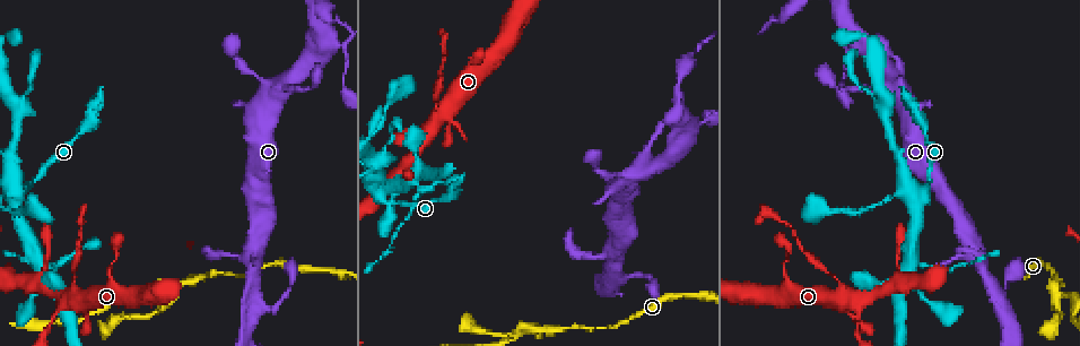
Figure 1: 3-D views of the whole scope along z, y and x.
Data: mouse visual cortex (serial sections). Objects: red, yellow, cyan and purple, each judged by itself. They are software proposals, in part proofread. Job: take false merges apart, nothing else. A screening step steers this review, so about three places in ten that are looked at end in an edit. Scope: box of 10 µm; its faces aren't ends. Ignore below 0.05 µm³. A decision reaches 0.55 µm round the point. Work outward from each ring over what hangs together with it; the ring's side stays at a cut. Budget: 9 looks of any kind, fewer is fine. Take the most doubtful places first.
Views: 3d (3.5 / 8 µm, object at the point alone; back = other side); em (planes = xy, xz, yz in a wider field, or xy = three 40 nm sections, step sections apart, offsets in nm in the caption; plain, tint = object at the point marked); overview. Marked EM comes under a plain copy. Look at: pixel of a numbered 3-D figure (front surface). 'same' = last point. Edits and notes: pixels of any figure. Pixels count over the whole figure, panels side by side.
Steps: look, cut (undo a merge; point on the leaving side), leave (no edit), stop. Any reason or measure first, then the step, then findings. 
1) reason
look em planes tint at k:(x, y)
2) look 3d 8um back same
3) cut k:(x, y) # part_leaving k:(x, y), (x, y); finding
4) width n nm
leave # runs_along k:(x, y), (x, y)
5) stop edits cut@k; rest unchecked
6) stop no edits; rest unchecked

four-way junction
look 3d 3.5um at 1:(920, 190)

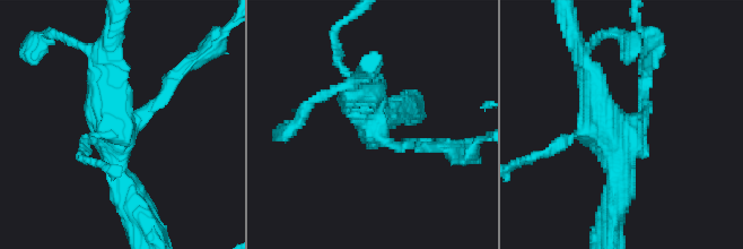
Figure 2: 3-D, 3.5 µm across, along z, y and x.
arms 4; arm_widths 150, 200, 350, 400 nm
look em xy step 5 tint at 2:(374, 126)

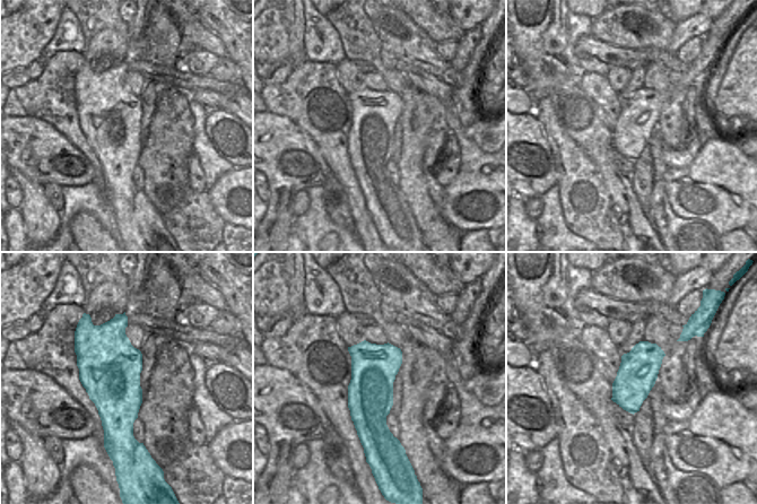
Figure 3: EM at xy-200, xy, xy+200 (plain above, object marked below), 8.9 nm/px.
leave # runs_along 2:(169, 83), (113, 143), (131, 198); continuous, no second cell

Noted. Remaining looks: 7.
sudden change in width
look 3d 3.5um at 1:(1056, 294)

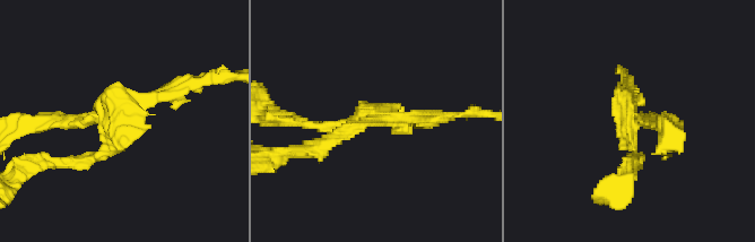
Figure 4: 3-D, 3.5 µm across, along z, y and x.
arms 3; arm_widths 150, 200, 200 nm
look em xy step 3 tint at 4:(627, 116)

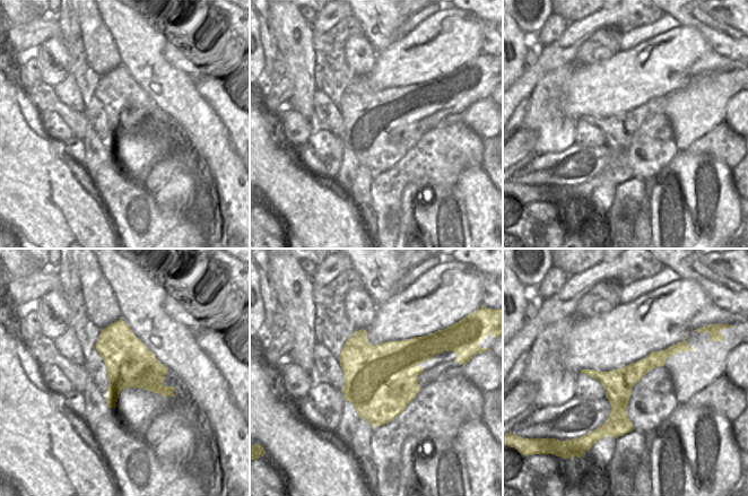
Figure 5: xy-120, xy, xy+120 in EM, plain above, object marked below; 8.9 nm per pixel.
cut 4:(70, 163) # part_leaving 4:(109, 153), (85, 163), (26, 163); two cells meet here

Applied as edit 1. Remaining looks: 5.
redraw
look overview

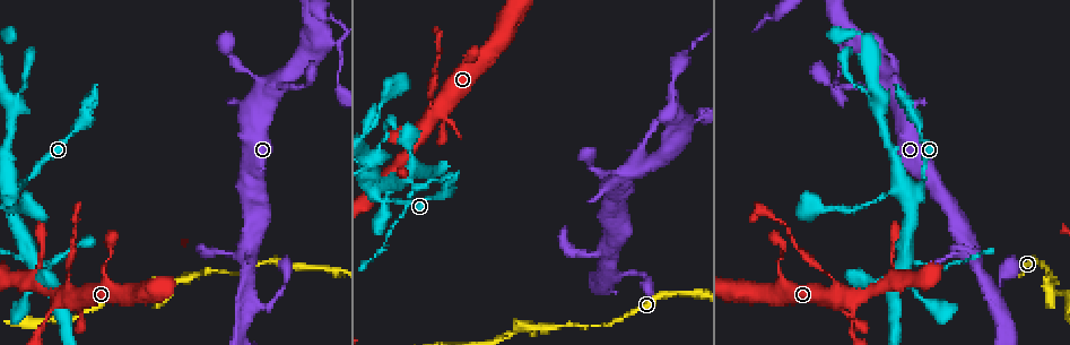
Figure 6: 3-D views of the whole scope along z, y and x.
three arms meet
look 3d 3.5um at 6:(249, 275)

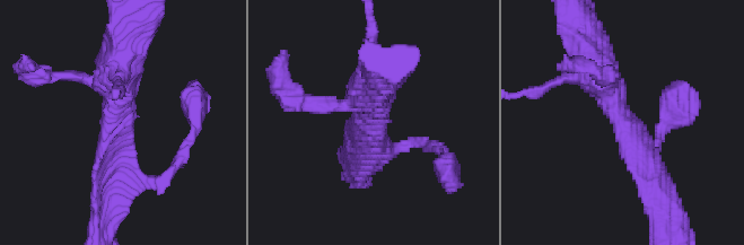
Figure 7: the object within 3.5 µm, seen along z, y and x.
look em xy step 3 tint at 7:(626, 121)

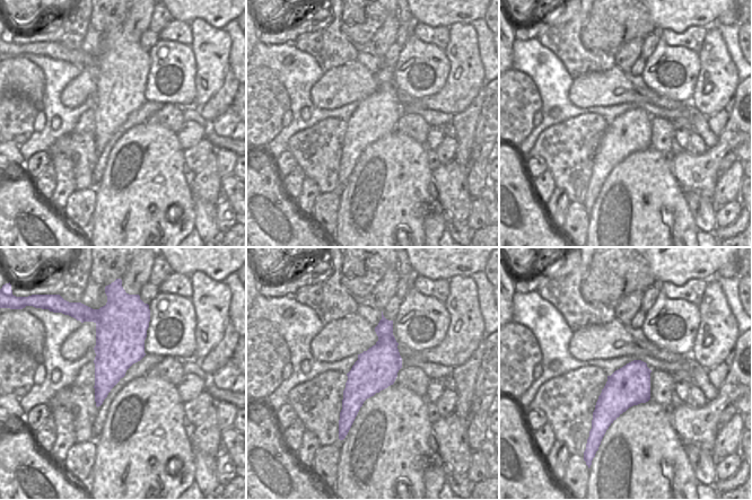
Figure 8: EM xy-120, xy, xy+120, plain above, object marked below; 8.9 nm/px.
width 380 nm
leave # runs_along 8:(390, 323), (383, 360), (341, 423); continuous, no second cell

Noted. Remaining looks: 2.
a fork
look 3d 3.5um at 6:(67, 289)

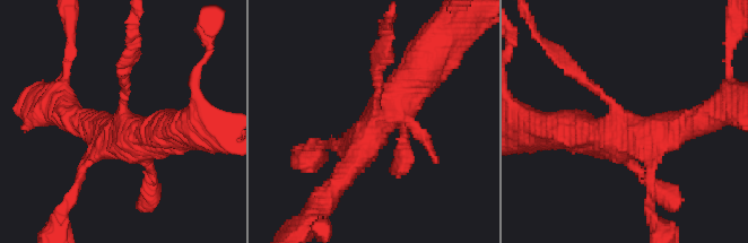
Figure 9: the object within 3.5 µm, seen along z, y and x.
cut 9:(573, 71) # part_leaving 9:(605, 96), (547, 48), (532, 26); a second cell is stuck on

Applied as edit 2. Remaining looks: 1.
stop edits cut@4, cut@9; rest unchecked

